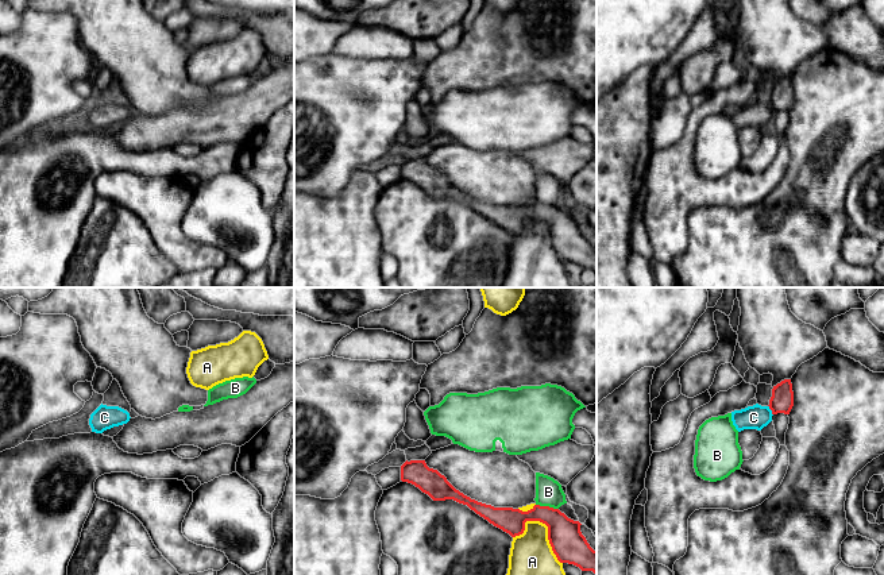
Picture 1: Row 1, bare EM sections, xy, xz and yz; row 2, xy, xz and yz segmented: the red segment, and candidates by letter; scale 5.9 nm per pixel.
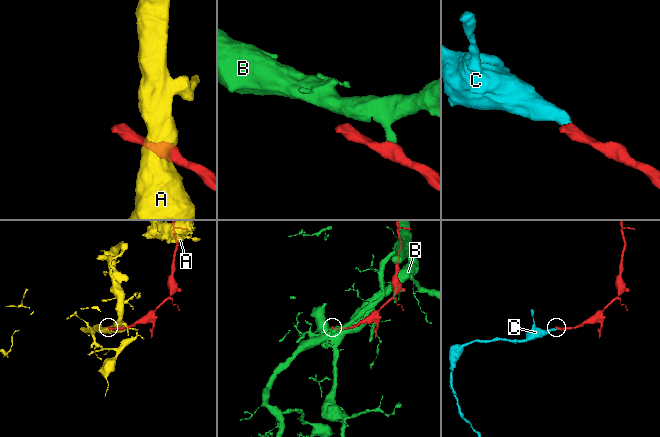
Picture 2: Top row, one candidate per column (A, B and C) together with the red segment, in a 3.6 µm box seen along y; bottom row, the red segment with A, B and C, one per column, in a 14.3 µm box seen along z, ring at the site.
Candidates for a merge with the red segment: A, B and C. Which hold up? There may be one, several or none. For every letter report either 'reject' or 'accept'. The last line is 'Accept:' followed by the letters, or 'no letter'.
A: reject
B: reject
C: accept
Accept: C

